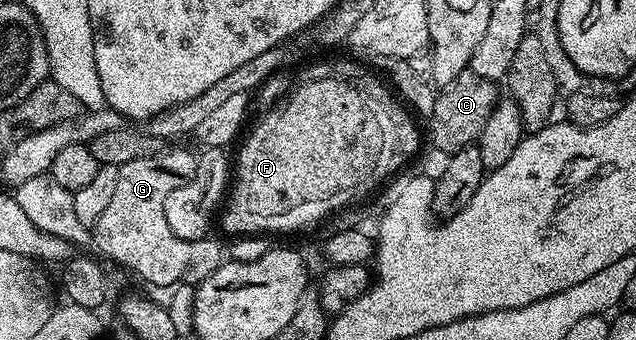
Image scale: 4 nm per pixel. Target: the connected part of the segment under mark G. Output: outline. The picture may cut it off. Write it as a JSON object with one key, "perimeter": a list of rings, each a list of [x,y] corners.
{"perimeter":[[[169,149],[159,151],[143,159],[131,159],[131,163],[119,168],[119,180],[111,204],[99,215],[97,224],[92,226],[91,241],[103,256],[125,269],[130,269],[137,277],[142,277],[149,285],[177,285],[182,281],[185,285],[196,287],[207,275],[211,275],[223,263],[221,245],[217,241],[202,239],[200,241],[184,241],[167,227],[167,215],[163,215],[163,207],[167,203],[167,195],[183,187],[195,175],[197,157],[185,149]]]}

